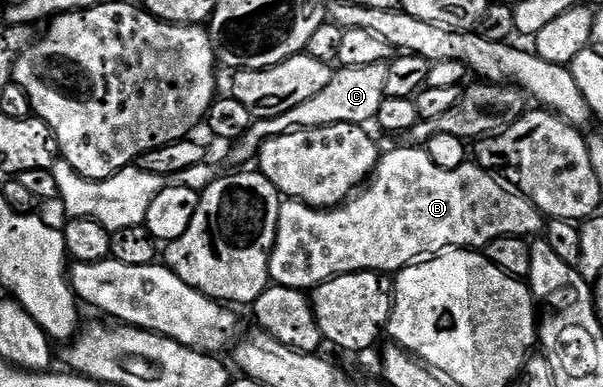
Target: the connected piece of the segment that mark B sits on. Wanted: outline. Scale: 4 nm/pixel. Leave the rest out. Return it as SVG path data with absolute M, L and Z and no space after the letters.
M406 145L390 154L382 153L368 185L340 208L318 208L308 206L306 202L282 201L277 239L269 257L269 276L276 285L309 292L340 274L360 270L396 272L445 250L484 248L496 238L525 238L529 234L542 233L542 213L508 181L500 182L494 171L484 170L476 164L466 164L454 170L439 168L439 164L431 160L428 149Z

